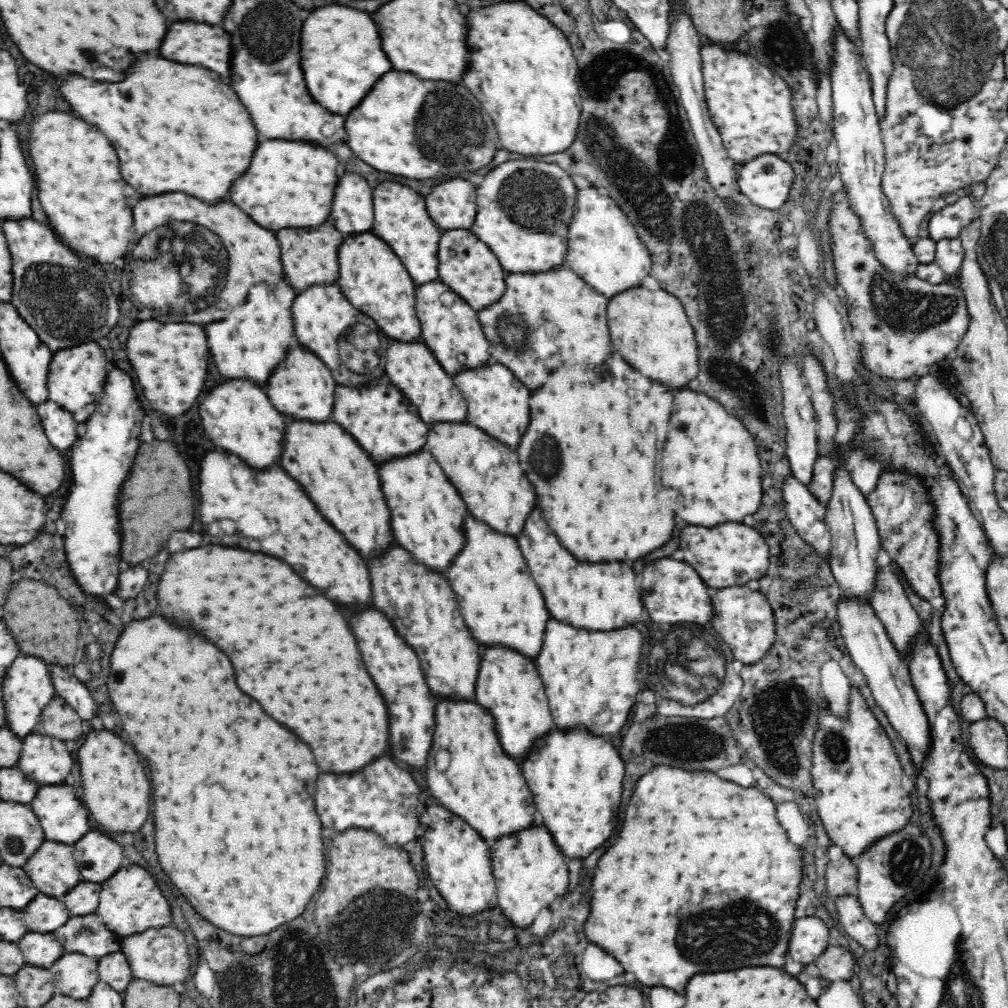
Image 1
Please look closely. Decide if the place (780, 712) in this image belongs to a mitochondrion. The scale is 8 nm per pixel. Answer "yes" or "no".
yes

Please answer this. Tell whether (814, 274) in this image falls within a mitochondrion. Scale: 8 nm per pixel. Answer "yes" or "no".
no

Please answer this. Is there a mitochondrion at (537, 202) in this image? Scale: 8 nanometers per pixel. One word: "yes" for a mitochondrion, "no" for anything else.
yes

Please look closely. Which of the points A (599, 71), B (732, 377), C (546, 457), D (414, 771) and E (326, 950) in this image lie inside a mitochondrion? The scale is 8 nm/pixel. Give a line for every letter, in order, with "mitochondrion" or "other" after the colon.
A: mitochondrion
B: mitochondrion
C: mitochondrion
D: other
E: mitochondrion

